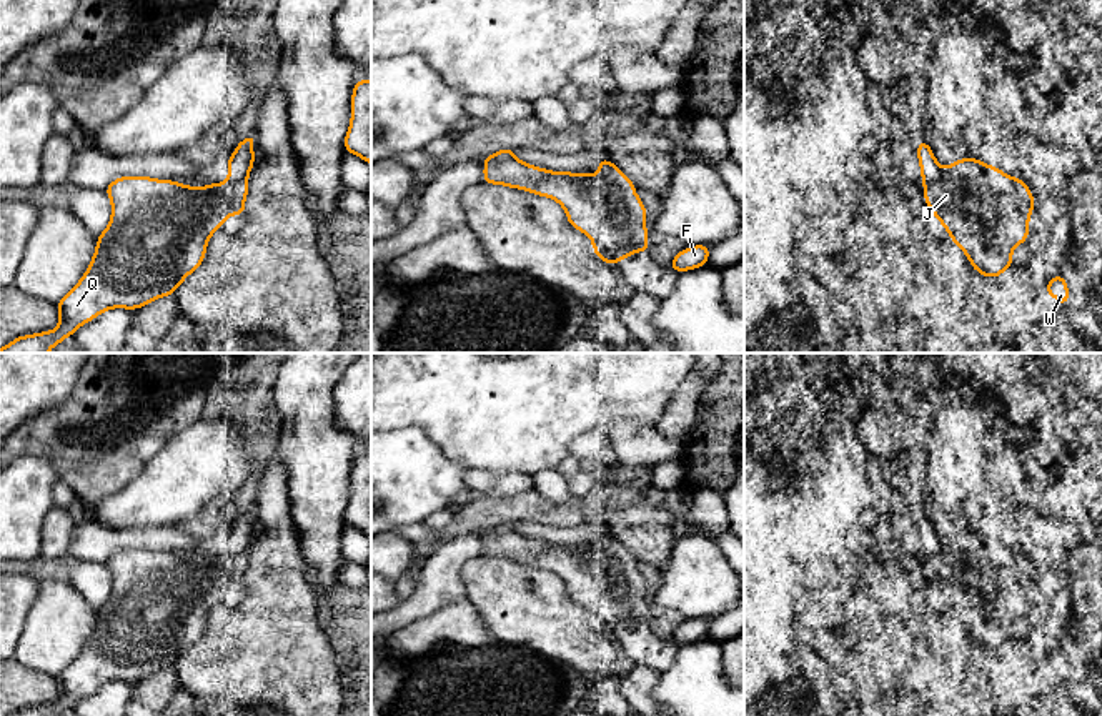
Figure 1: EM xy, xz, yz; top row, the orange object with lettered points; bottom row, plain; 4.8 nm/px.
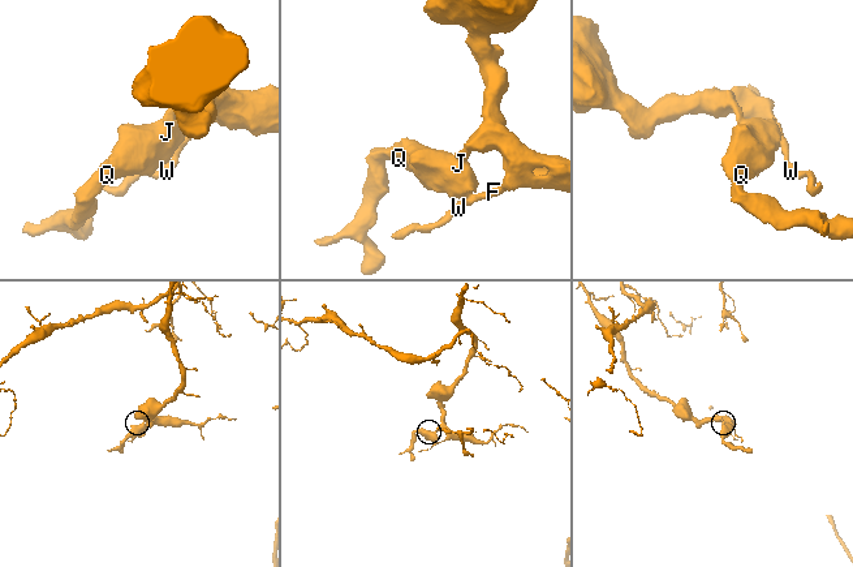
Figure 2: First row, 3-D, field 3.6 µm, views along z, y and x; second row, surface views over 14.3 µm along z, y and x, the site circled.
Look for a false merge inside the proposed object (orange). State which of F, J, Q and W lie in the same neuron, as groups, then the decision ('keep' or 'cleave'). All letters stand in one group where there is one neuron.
groups F W / J Q; cleave

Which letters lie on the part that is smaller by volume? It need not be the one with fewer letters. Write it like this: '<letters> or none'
J, Q

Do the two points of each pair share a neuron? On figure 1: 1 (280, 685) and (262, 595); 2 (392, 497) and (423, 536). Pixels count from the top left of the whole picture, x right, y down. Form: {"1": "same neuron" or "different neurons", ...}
{"1": "same neuron", "2": "different neurons"}

